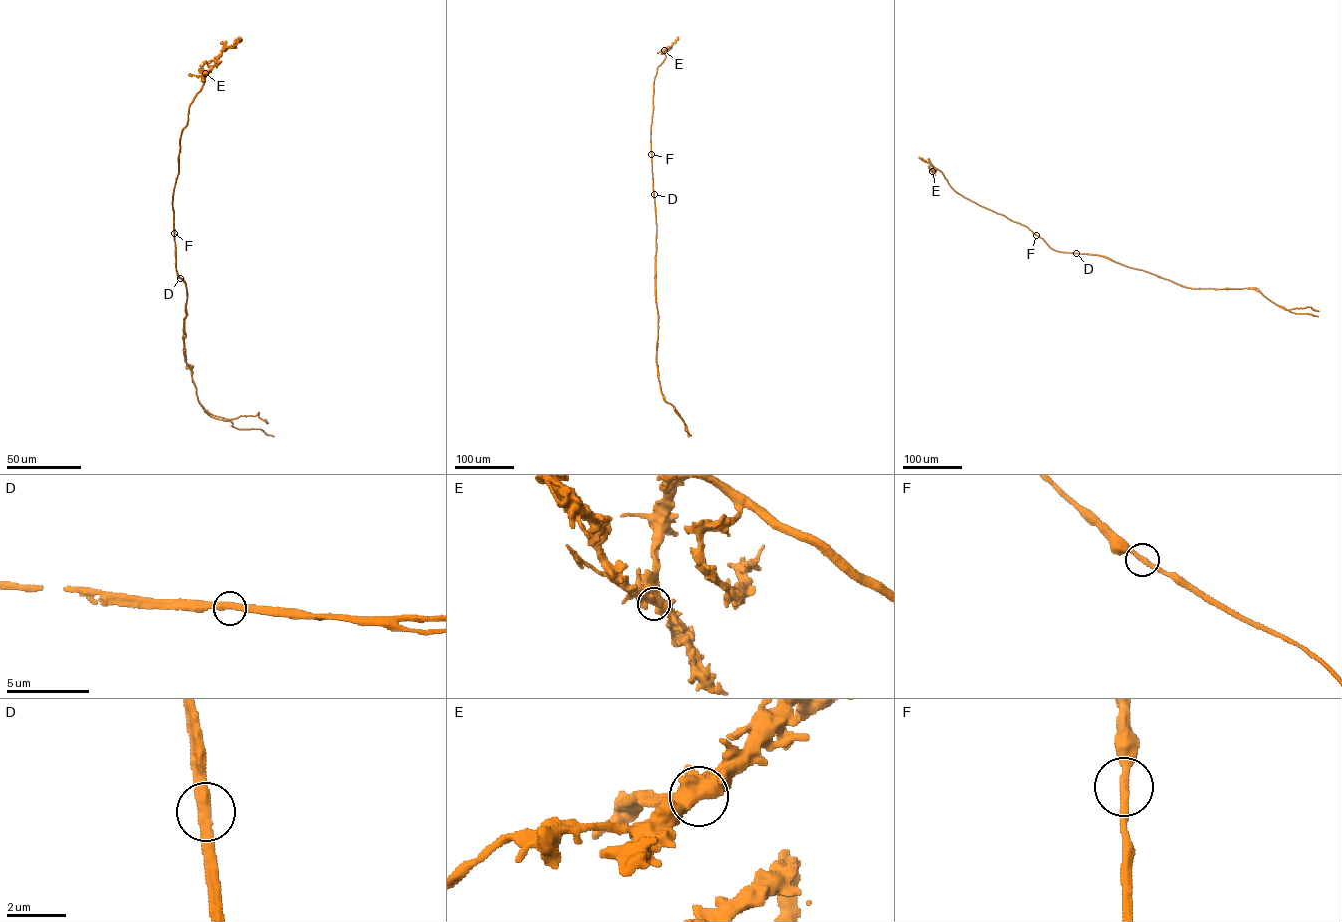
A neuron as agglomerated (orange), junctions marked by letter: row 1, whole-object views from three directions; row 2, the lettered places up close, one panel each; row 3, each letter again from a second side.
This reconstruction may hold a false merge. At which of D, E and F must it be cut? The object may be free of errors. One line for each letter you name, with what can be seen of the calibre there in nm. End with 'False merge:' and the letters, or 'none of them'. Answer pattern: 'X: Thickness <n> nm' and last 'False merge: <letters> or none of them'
D: Thickness 400 nm
False merge: D

